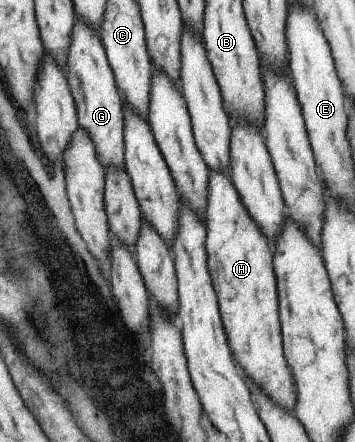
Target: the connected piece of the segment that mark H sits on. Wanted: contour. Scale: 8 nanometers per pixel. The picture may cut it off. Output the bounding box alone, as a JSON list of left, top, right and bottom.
[205,170,294,411]

